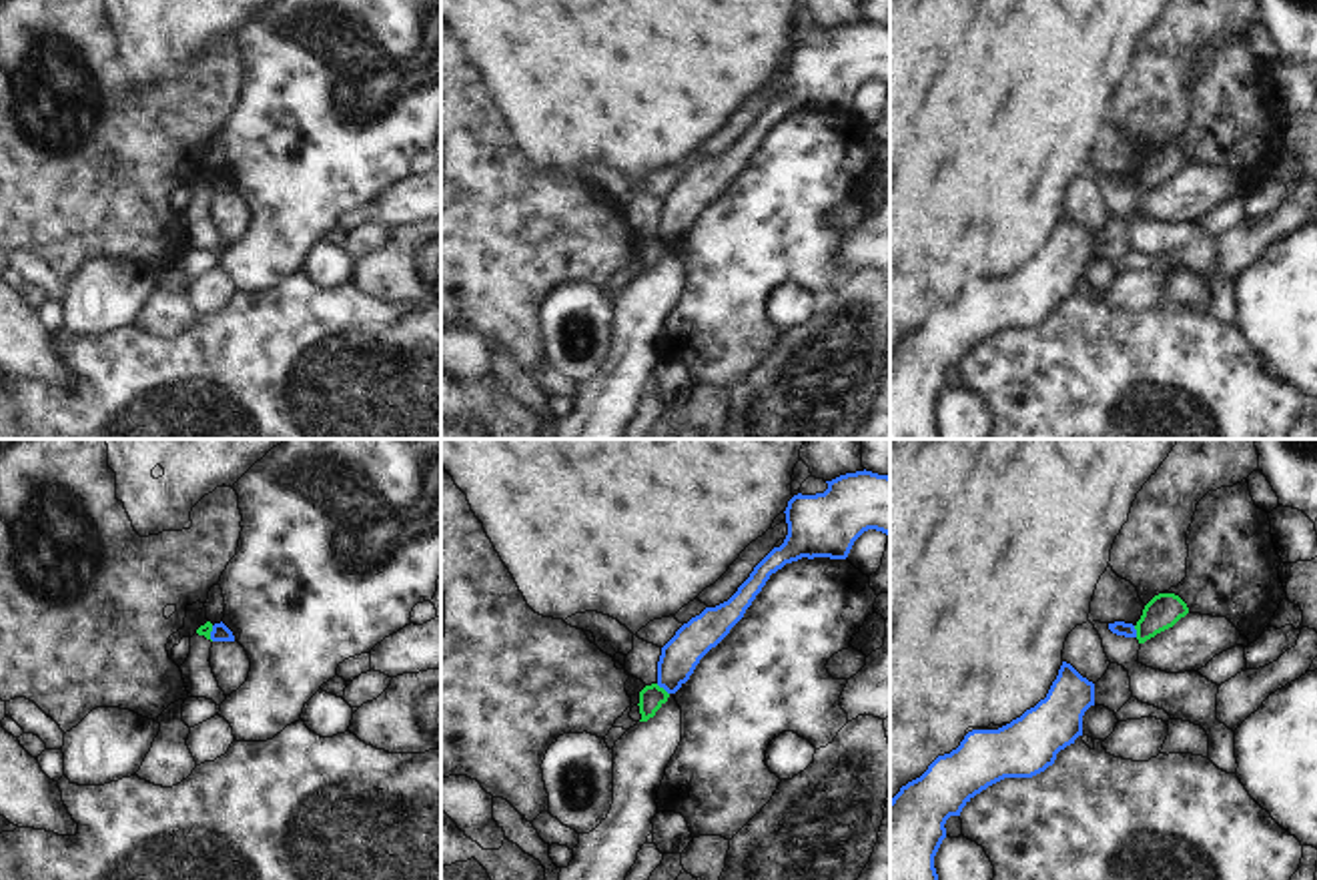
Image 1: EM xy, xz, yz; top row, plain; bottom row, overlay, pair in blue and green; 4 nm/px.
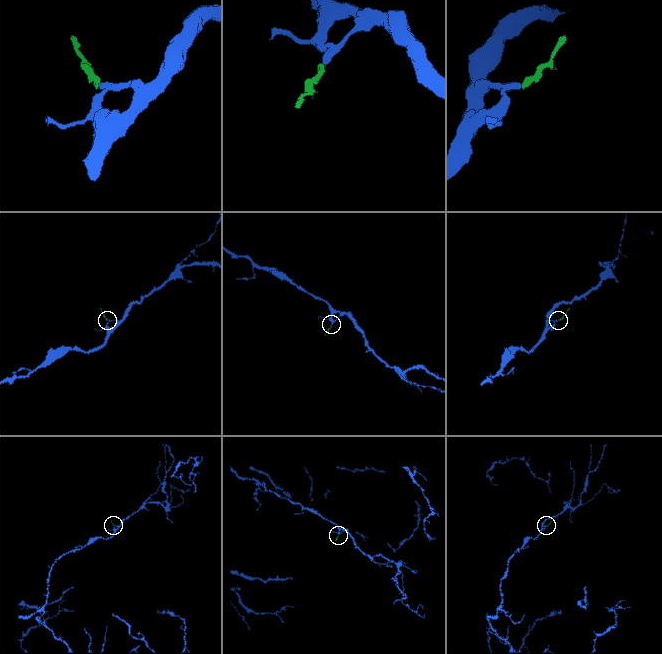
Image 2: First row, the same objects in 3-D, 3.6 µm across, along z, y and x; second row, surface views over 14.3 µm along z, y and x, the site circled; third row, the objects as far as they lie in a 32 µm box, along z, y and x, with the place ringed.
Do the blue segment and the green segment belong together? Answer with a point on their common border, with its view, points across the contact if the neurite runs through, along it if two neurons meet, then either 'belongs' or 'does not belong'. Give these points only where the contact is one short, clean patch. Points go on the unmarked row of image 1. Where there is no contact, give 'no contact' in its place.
contact xz (662, 237); border xz (656, 235), (668, 245); does not belong

